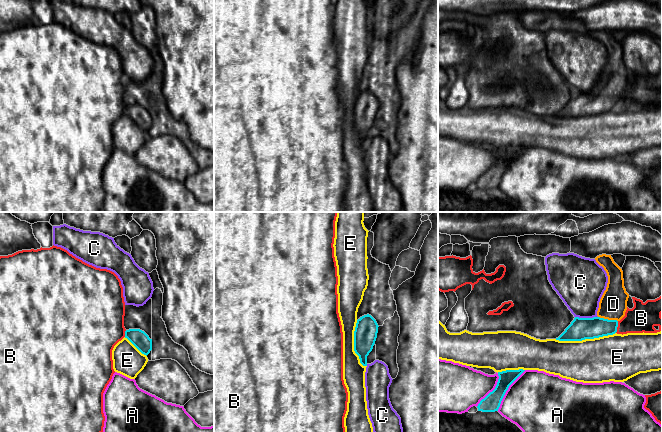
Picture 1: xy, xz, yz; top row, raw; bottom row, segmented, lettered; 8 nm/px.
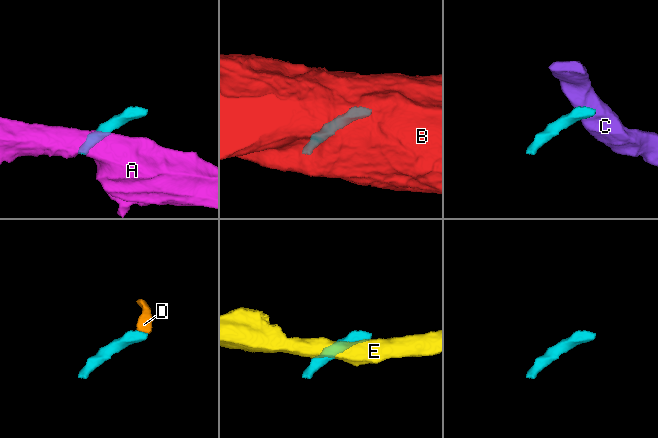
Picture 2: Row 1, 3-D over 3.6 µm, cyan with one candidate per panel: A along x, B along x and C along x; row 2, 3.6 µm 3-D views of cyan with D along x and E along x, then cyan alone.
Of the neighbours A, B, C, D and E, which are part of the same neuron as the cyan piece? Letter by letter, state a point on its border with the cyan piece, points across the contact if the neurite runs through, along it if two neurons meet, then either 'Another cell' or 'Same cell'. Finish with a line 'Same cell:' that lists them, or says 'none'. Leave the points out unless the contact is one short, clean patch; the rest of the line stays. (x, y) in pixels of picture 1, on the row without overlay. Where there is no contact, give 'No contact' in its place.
A: Touches cyan at yz (507, 165). Another cell
B: Touches cyan at yz (617, 102). Another cell
C: Touches cyan at yz (586, 94). Boundary: yz (575, 92), (597, 93). Another cell
D: Touches cyan at yz (607, 95). Path across: yz (580, 105), (598, 103), (607, 95), (613, 80). Same cell
E: Touches cyan at yz (585, 114). Another cell
Same cell: D

